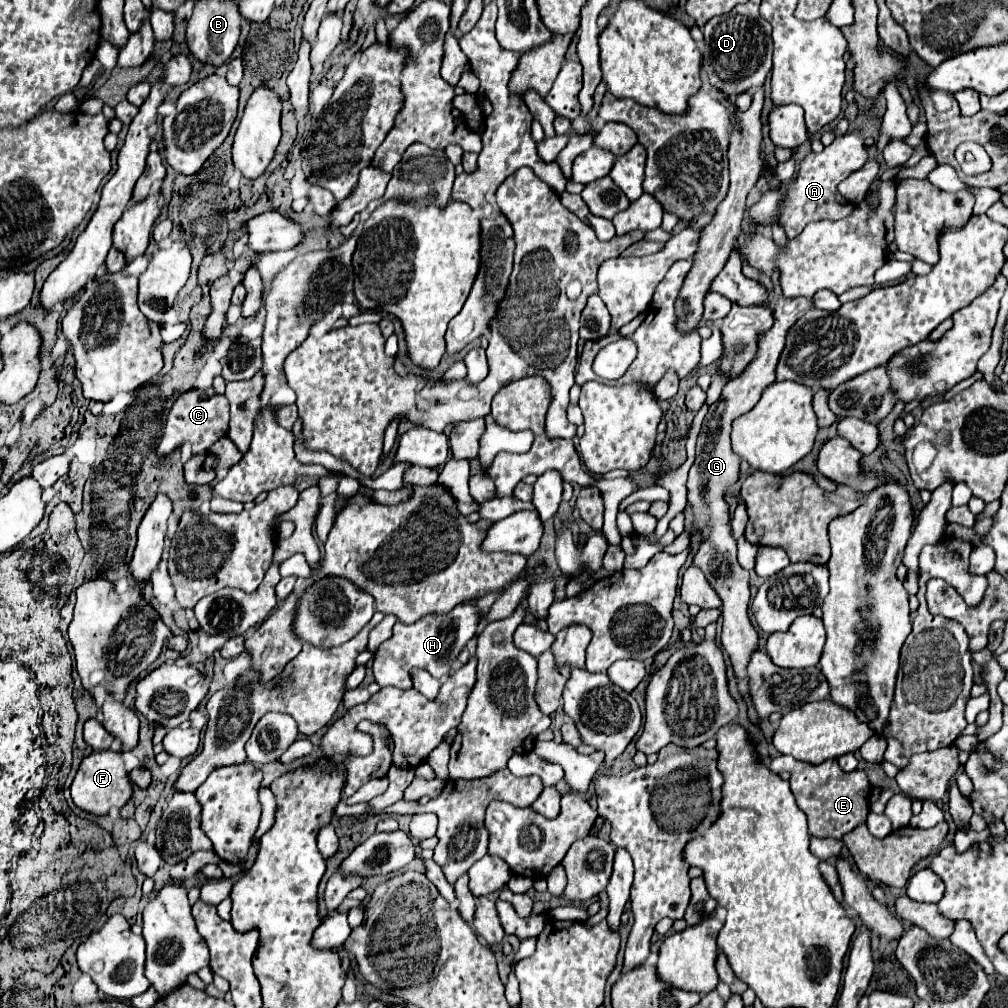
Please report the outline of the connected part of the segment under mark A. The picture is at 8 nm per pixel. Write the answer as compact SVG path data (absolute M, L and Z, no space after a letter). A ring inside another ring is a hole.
M844 134L836 138L830 146L826 146L820 154L810 152L798 168L798 174L792 182L786 184L786 194L780 196L778 190L768 190L762 194L762 198L748 210L750 218L760 226L770 226L772 222L778 222L786 228L786 236L794 238L798 236L808 222L816 220L840 220L848 216L854 210L854 204L844 200L840 192L836 190L838 182L844 180L850 172L864 166L868 154L864 148L864 140L856 134Z

